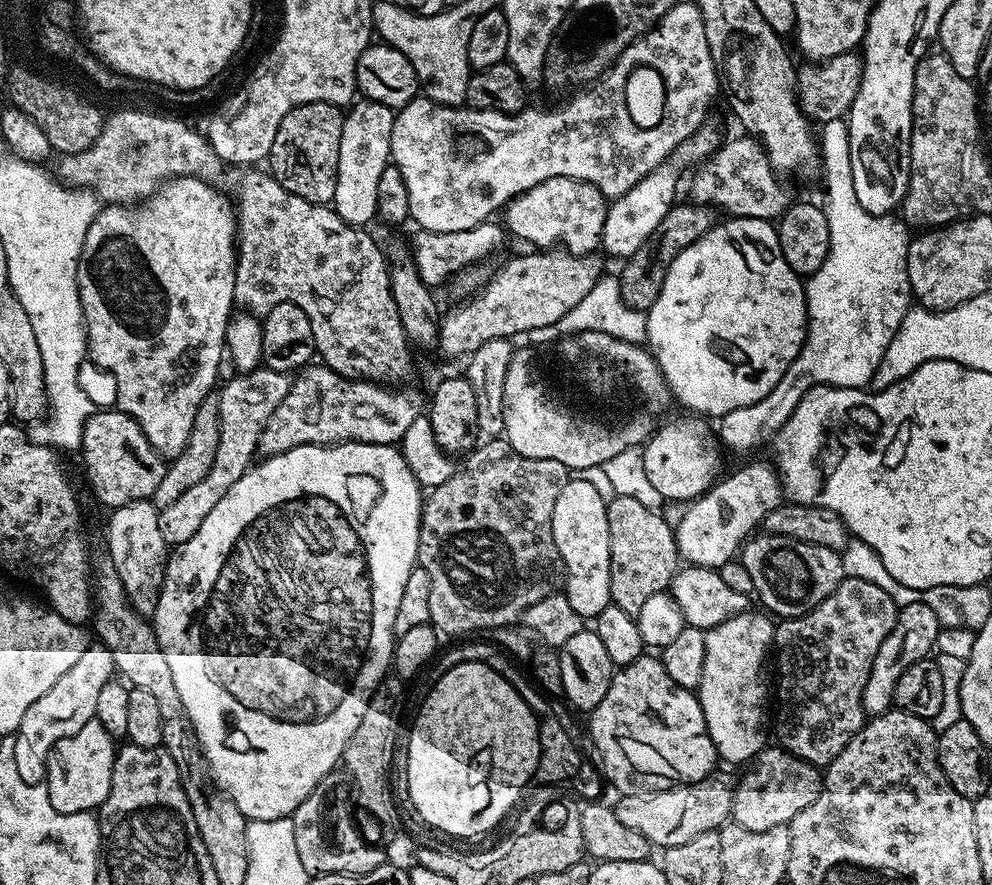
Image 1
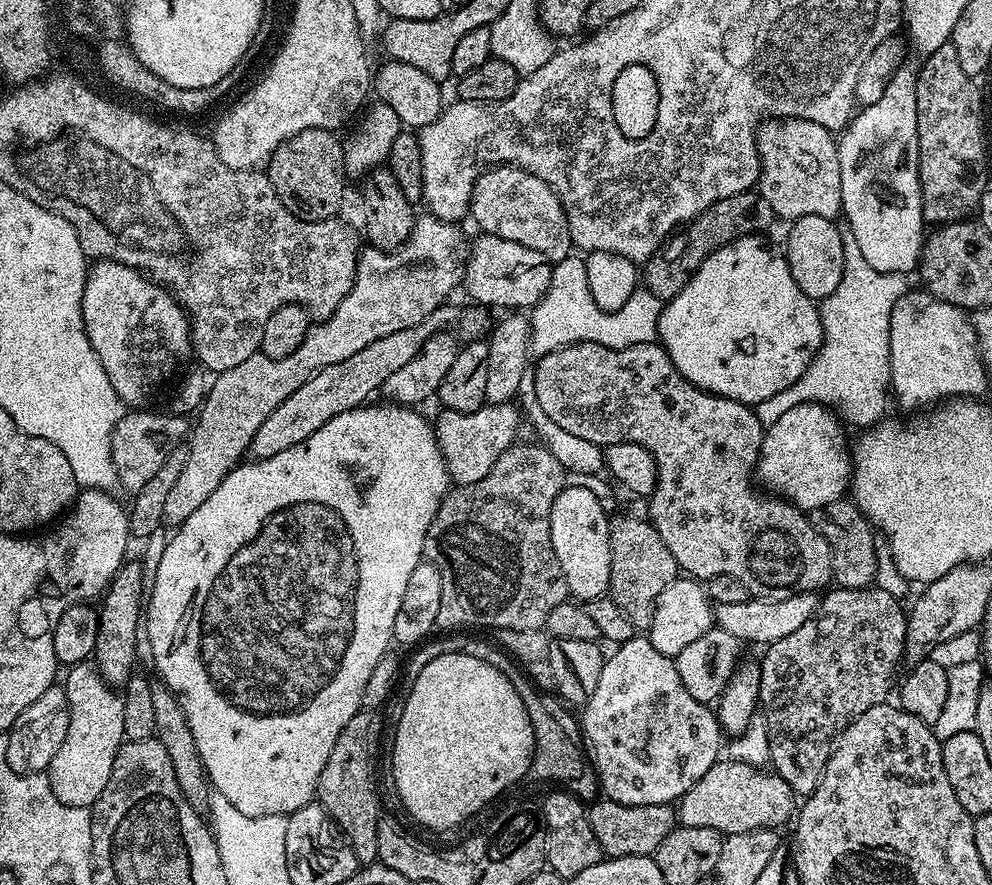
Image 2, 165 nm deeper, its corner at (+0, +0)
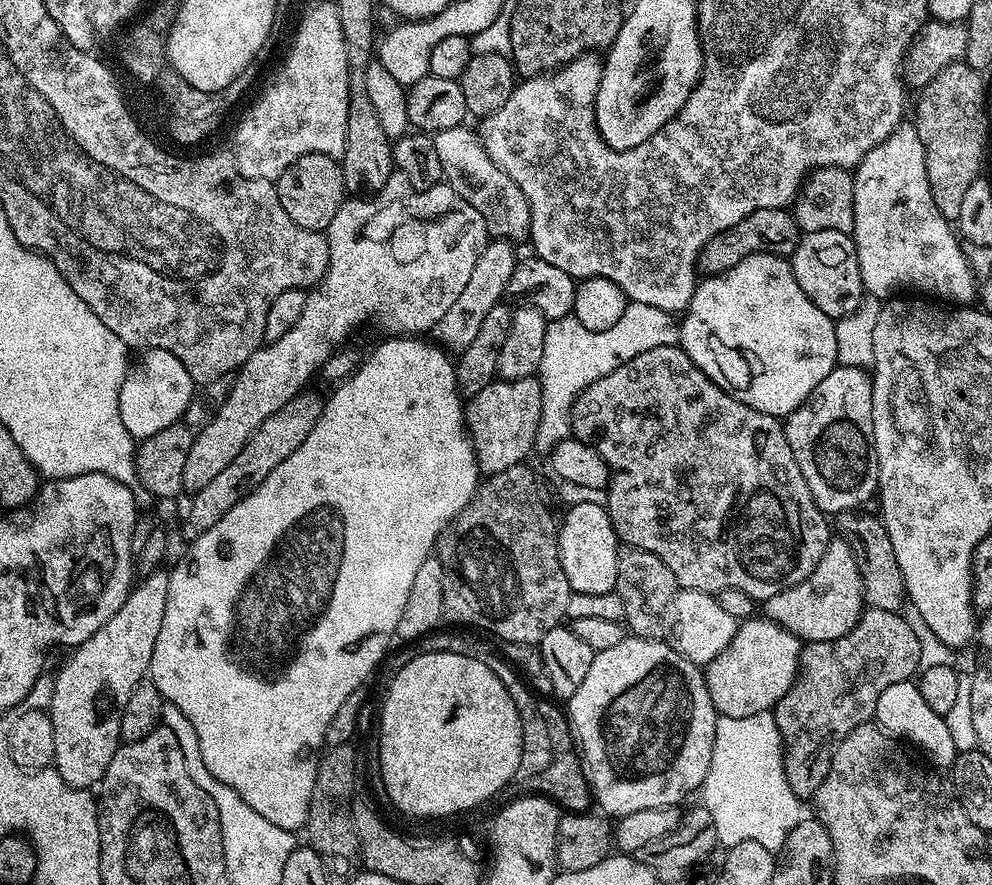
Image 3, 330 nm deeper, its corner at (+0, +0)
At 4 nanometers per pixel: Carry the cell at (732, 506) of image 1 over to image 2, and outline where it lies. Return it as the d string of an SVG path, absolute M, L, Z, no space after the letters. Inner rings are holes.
M799 404L794 406L794 410L786 410L786 414L778 418L778 422L765 427L760 460L756 463L755 471L759 483L761 480L769 493L787 500L789 504L794 504L801 510L821 508L826 506L826 502L841 499L849 491L854 467L850 440L848 444L843 427L845 428L845 425L841 417L833 409L825 408L823 404Z

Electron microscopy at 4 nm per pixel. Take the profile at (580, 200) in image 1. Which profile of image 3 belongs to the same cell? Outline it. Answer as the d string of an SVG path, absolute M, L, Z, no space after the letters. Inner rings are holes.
M461 126L437 132L432 136L432 140L437 147L438 158L442 158L447 183L451 184L462 198L466 198L466 202L470 202L470 206L474 206L478 214L482 214L489 233L493 237L513 242L526 239L528 231L533 231L534 228L526 194L522 194L510 174L498 167L490 154L486 154L479 135L473 129L471 132L468 126Z

